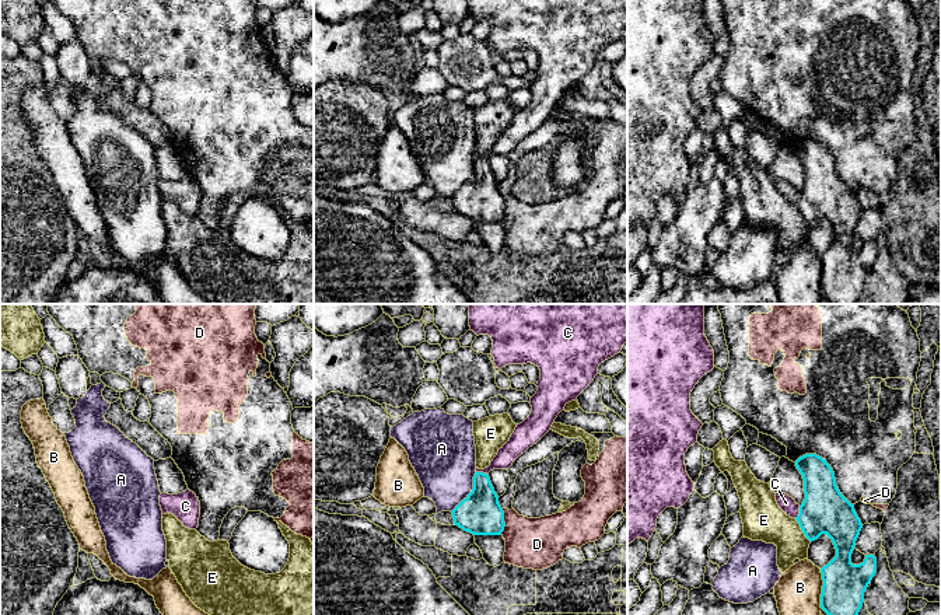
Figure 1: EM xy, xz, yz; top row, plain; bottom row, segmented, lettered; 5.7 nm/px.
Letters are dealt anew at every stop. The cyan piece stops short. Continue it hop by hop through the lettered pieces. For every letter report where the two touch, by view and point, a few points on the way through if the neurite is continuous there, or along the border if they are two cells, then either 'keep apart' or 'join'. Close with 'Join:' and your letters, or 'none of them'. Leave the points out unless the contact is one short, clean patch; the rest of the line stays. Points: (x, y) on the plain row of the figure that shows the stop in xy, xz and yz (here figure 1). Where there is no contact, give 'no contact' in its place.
A: xz (471, 178) | keep apart
B: yz (822, 275) | keep apart
C: yz (800, 199) | across yz (825, 196), (819, 199), (800, 199), (786, 189) | join
D: xz (503, 208) | keep apart
E: yz (801, 215) | keep apart
Join: C

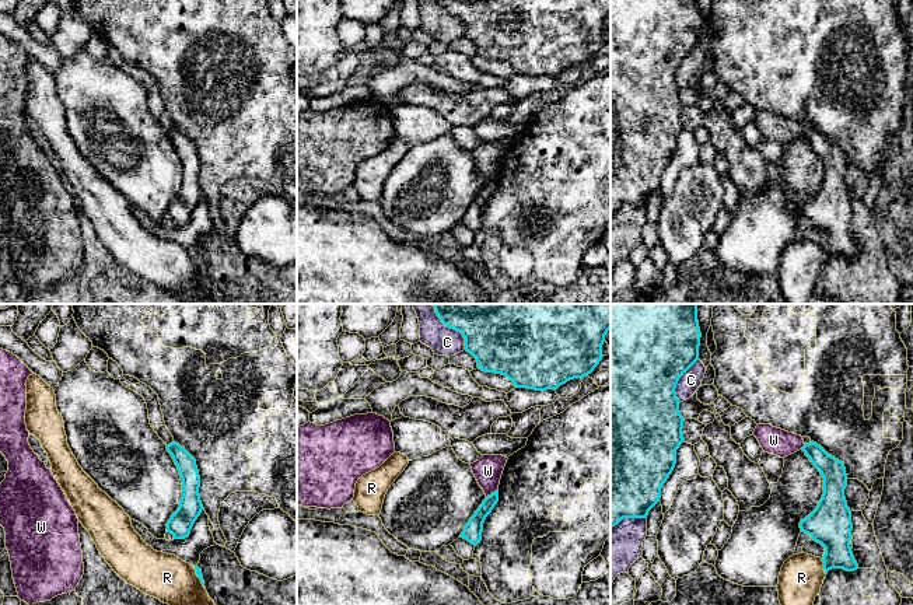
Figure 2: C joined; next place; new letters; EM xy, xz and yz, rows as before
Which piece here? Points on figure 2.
C: xz (455, 16) | keep apart
R: yz (824, 254) | keep apart
W: xz (492, 179) | along xz (496, 175), (486, 184) | keep apart
Join: none of them

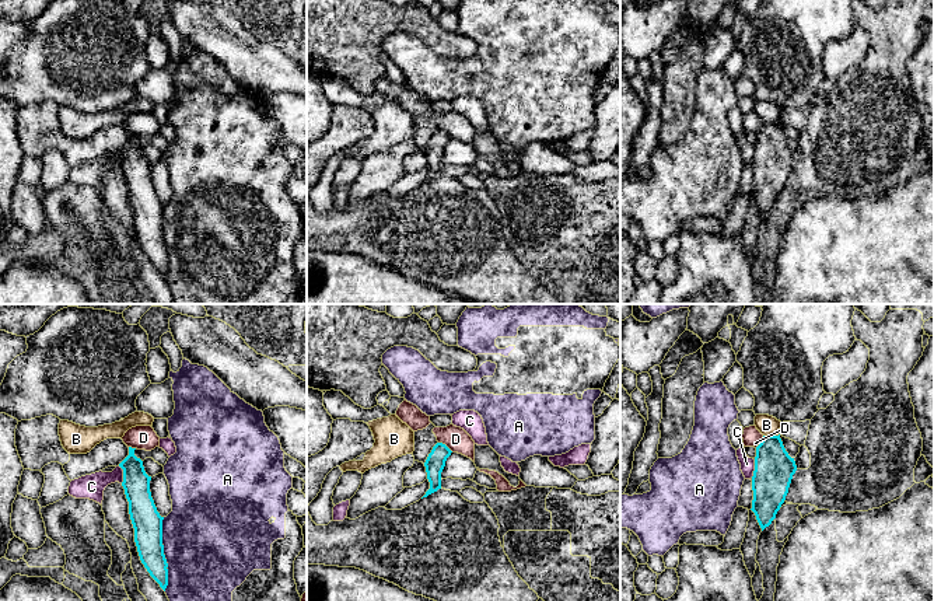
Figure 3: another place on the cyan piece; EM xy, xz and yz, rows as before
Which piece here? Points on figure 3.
A: xy (163, 240) | keep apart
B: yz (770, 122) | along yz (779, 119), (763, 122) | keep apart
C: yz (755, 156) | along yz (755, 146), (751, 166) | keep apart
D: xz (444, 130) | keep apart
Join: none of them

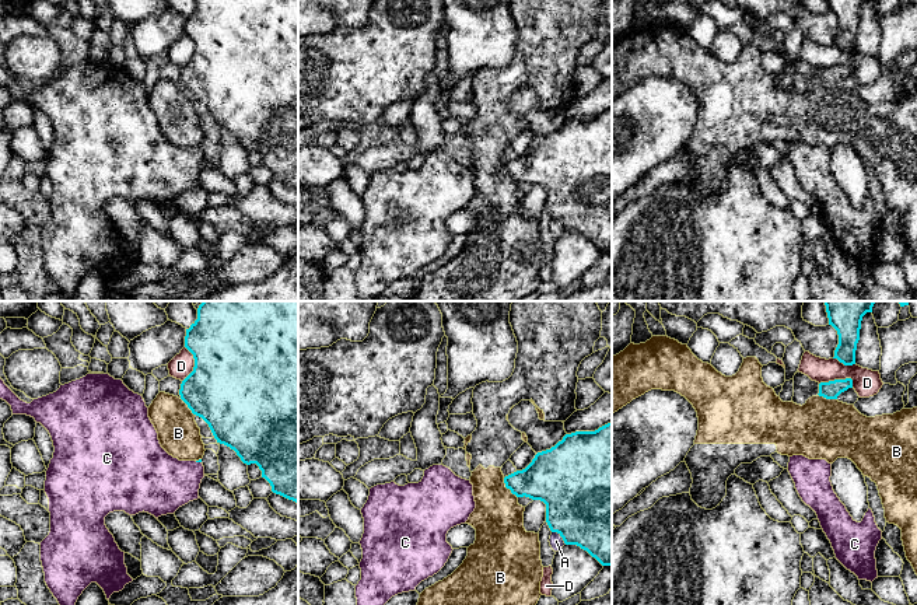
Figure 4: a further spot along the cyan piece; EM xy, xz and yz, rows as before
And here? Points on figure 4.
A: xz (560, 221) | keep apart
B: xz (507, 174) | keep apart
C: xy (198, 147) | across xy (199, 146), (198, 147), (177, 168), (161, 170) | join
D: yz (836, 66) | keep apart
Join: C

